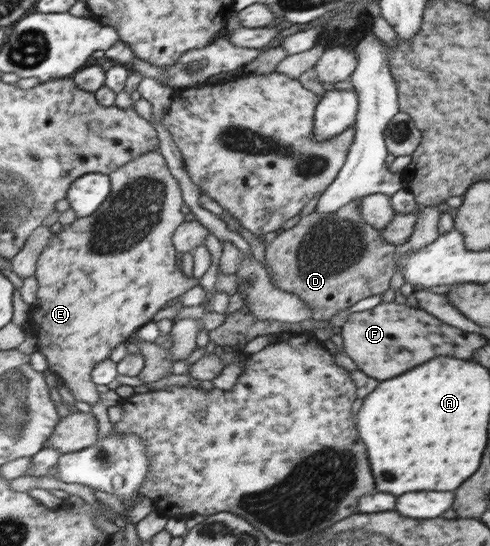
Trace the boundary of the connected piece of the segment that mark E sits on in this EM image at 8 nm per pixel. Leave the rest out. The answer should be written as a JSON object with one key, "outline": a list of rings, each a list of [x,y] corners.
{"outline":[[[149,151],[124,163],[111,173],[112,193],[92,215],[77,218],[52,234],[50,244],[37,263],[36,277],[40,289],[30,308],[37,336],[37,350],[47,359],[48,369],[57,374],[75,400],[89,406],[100,403],[99,386],[92,381],[92,371],[98,363],[112,356],[112,349],[120,345],[130,333],[150,321],[150,317],[173,297],[180,296],[198,284],[198,279],[186,277],[176,267],[176,252],[171,238],[184,222],[180,212],[183,201],[178,182],[170,174],[158,151]]]}

